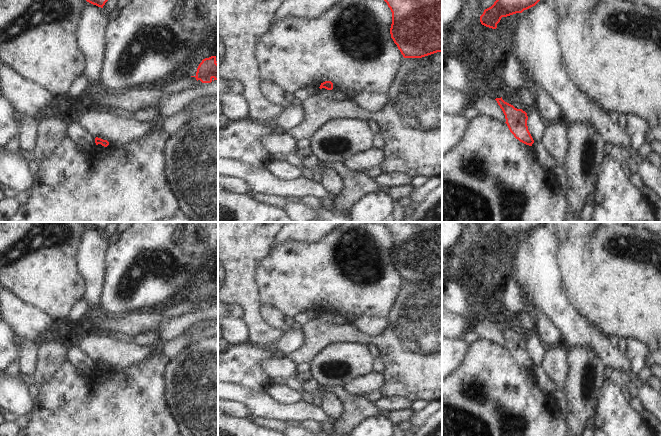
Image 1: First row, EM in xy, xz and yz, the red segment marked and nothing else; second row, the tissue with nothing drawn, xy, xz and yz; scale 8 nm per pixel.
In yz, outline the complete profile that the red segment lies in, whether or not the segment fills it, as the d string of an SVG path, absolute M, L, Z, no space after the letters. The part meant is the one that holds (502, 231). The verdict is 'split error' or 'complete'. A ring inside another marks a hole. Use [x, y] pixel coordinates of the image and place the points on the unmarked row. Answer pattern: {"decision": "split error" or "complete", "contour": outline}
{"decision": "complete", "contour": "M497 222L491 231L484 234L480 246L486 251L496 253L502 241L522 237L535 230L541 223L545 222Z"}

